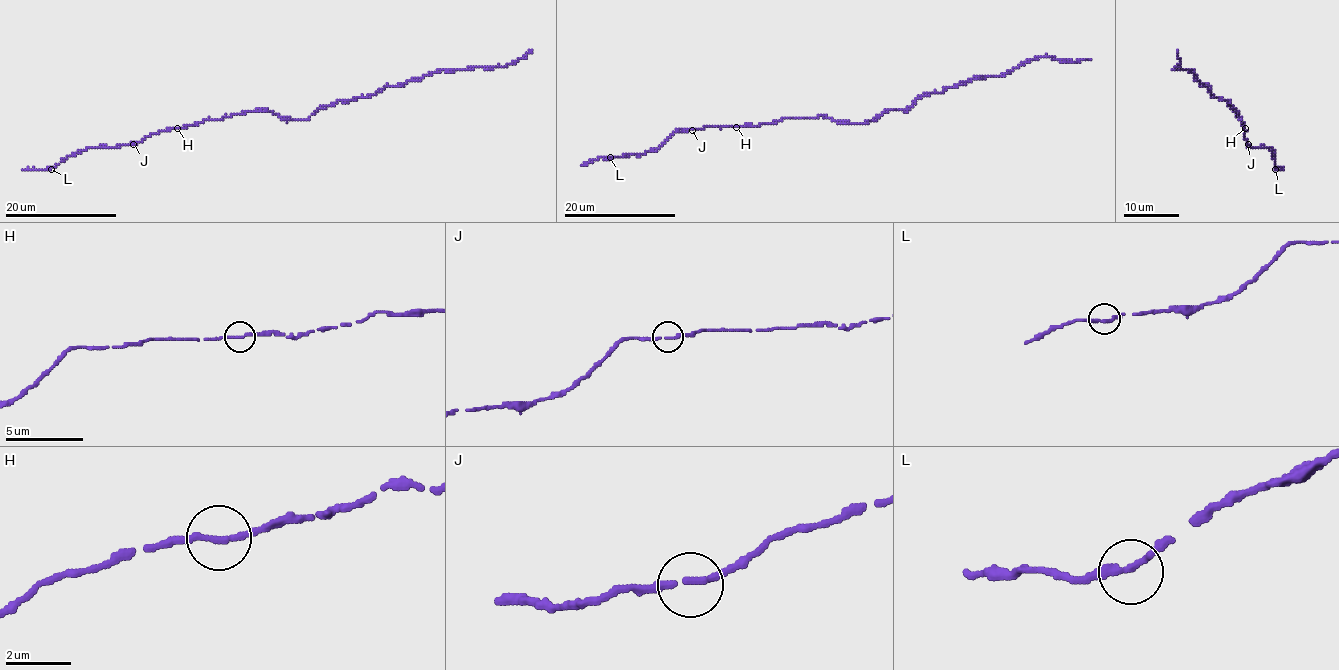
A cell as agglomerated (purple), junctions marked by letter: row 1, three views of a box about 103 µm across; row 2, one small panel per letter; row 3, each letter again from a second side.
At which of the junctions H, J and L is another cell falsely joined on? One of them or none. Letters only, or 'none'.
none

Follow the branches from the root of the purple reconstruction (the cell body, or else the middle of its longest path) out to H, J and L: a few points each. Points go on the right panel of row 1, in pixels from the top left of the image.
H: (1241, 117), (1234, 109), (1245, 129)
J: (1241, 117), (1234, 109), (1235, 116), (1245, 124), (1248, 144)
L: (1241, 117), (1234, 109), (1235, 116), (1245, 124), (1248, 145), (1269, 147), (1275, 169)

